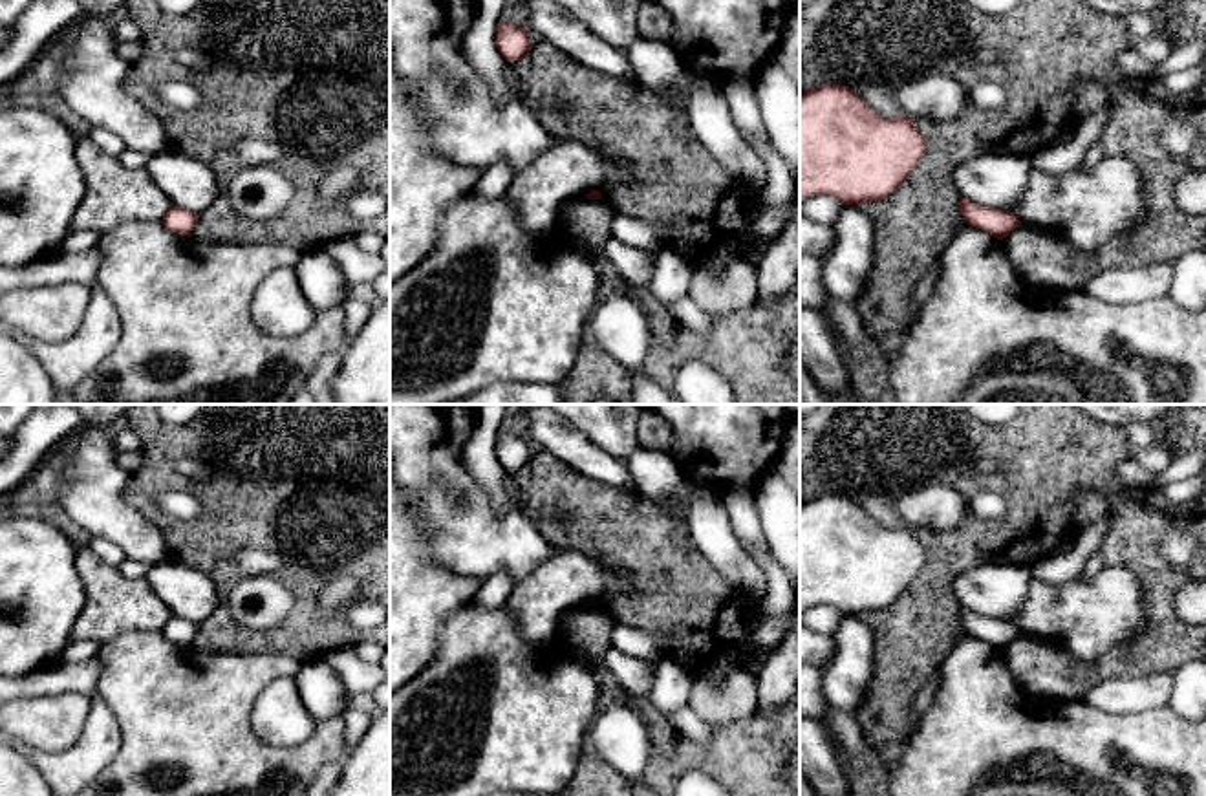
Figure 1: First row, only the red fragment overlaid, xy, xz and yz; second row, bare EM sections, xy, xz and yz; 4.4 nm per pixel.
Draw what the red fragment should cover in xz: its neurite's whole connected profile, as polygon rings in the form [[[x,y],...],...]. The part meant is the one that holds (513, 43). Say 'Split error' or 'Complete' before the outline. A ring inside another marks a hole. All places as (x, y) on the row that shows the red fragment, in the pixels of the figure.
Complete. [[[509,22],[498,24],[496,48],[501,53],[501,57],[511,64],[527,57],[533,49],[527,27],[520,27]]]

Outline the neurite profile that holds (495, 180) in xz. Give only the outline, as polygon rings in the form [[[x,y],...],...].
[[[501,159],[481,174],[472,194],[479,198],[496,198],[507,190],[512,177],[514,177],[514,172],[511,170],[509,163]]]

